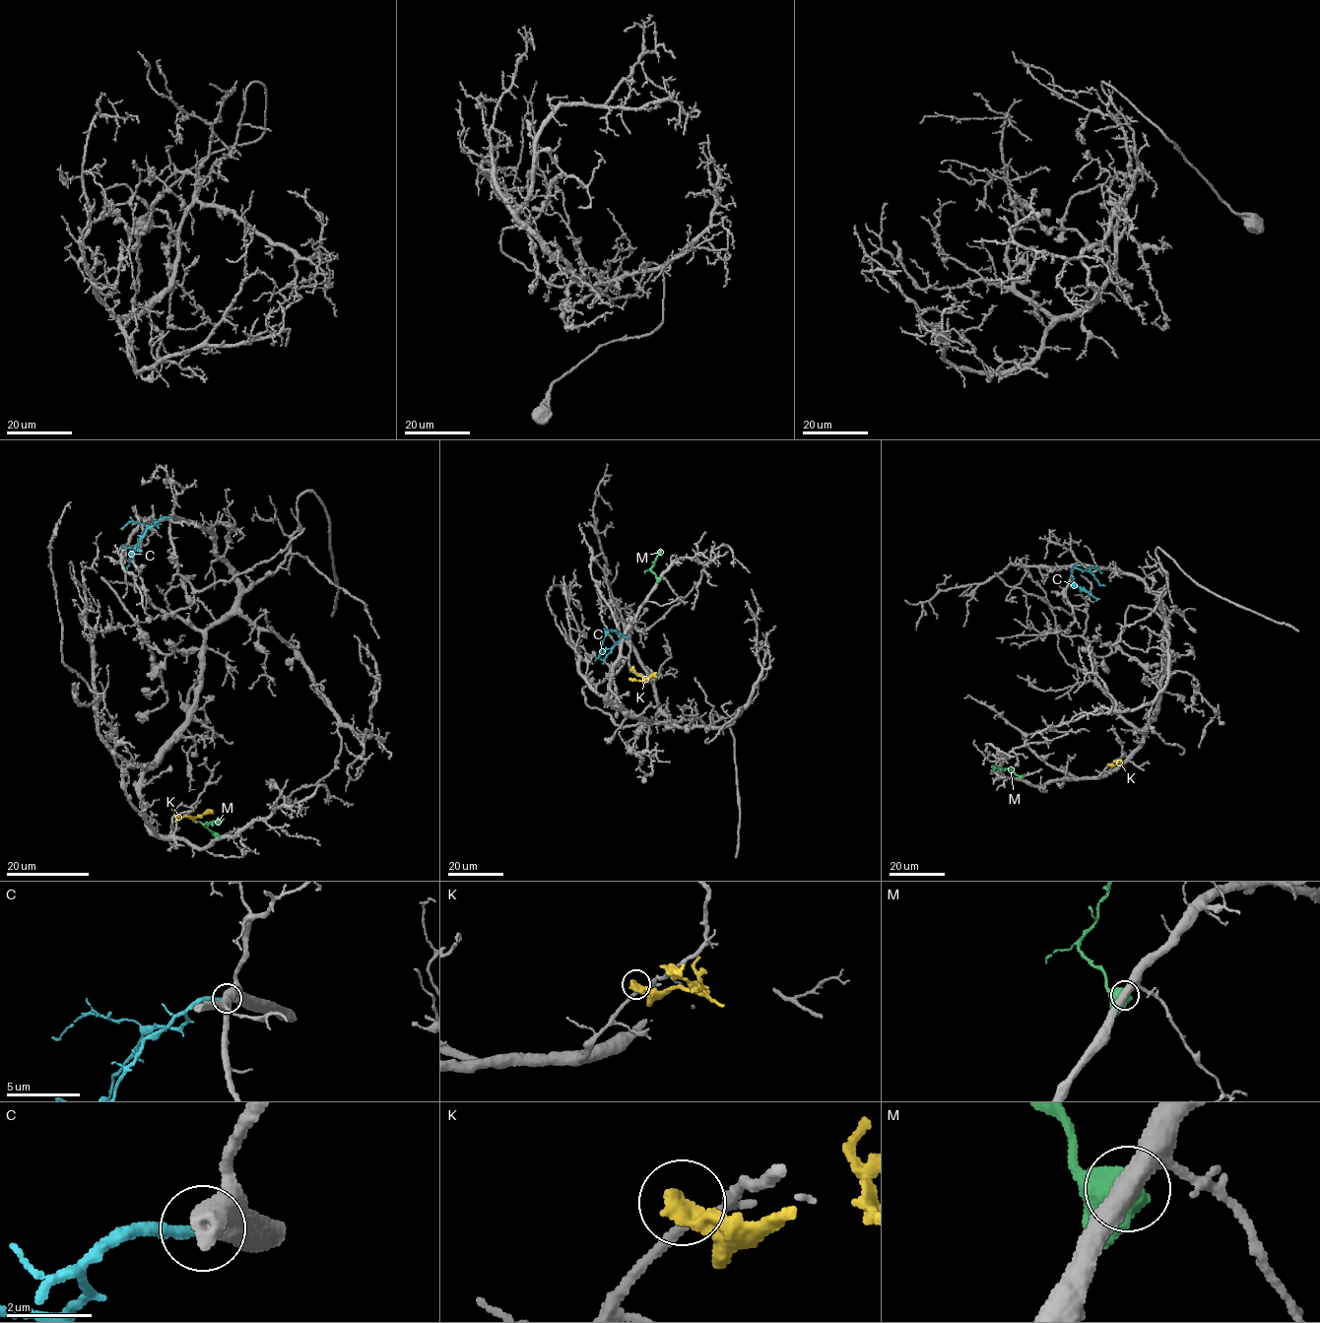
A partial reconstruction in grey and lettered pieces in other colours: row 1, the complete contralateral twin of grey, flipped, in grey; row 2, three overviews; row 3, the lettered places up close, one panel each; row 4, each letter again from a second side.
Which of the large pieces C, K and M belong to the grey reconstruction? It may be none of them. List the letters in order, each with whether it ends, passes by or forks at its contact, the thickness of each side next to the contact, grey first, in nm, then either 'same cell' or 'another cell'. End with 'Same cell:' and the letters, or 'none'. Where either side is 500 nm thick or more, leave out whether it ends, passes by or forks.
C: 600/280 nm | same cell
K: it ends | 170/400 nm | another cell
M: 480/750 nm | another cell
Same cell: C

